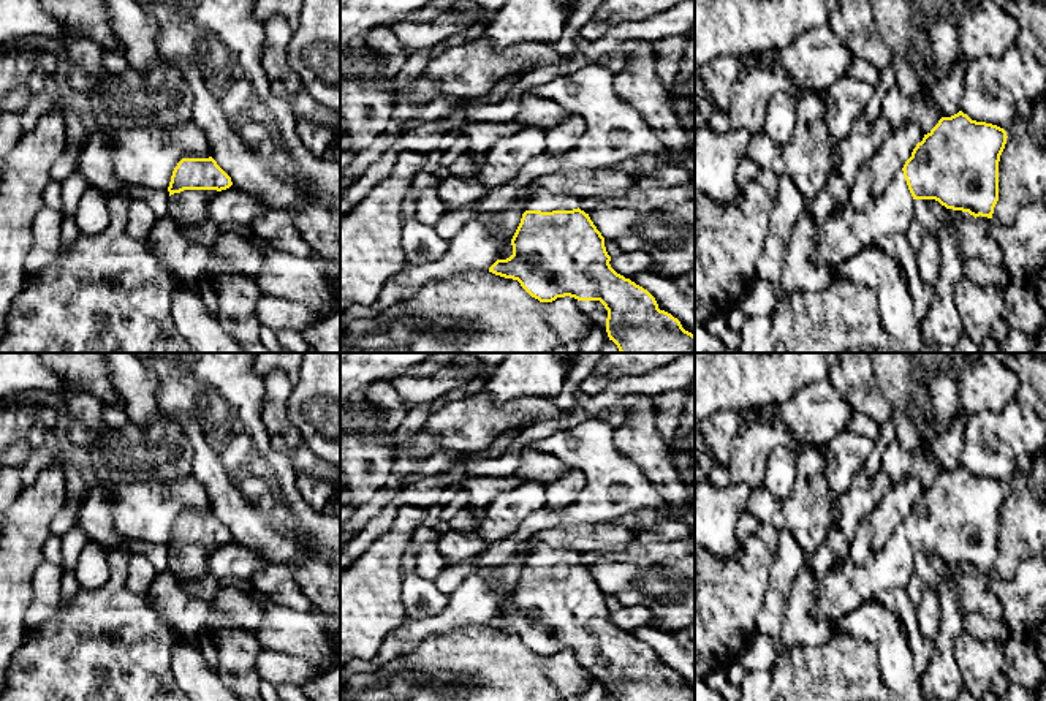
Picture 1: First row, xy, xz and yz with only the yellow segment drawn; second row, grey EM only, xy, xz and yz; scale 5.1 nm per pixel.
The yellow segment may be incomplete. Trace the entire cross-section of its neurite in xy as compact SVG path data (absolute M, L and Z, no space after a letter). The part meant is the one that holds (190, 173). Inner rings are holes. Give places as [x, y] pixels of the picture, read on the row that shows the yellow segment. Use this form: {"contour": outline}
{"contour": "M212 157L182 158L168 187L169 217L182 225L206 223L210 199L231 185L231 177Z"}

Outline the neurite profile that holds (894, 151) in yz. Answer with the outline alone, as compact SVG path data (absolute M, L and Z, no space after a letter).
M902 127L896 128L894 133L880 144L867 163L874 198L886 190L893 177L904 168L905 161L911 157L913 149L923 141L923 138L924 135L918 127Z

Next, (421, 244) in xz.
M415 215L404 222L402 248L407 263L423 264L442 260L449 242L442 239L435 228L419 222Z

